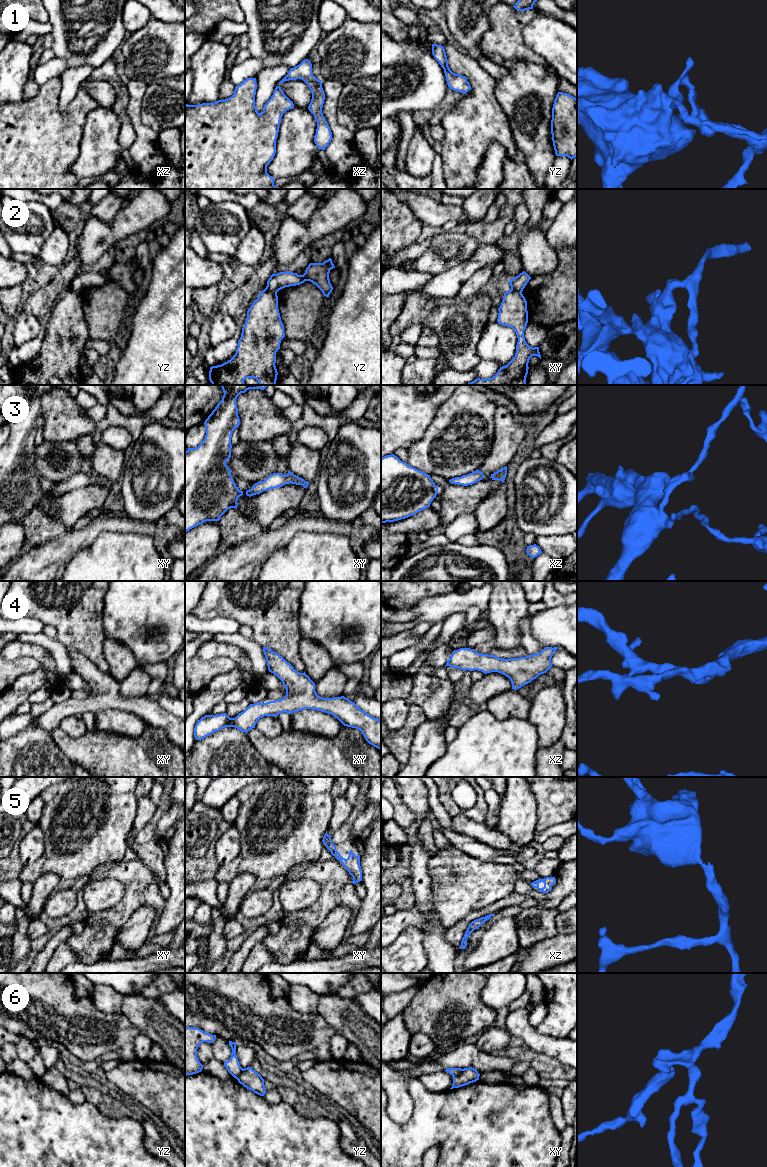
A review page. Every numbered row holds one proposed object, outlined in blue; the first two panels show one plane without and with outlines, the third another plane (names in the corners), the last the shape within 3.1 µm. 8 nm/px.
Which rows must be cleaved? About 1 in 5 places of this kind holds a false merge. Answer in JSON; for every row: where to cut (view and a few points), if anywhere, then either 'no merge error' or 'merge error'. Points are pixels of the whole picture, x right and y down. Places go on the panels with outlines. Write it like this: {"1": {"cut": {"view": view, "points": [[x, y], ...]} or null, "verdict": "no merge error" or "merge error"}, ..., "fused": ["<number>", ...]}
{"1": {"cut": null, "verdict": "no merge error"}, "2": {"cut": {"view": "yz", "points": [[266, 287], [276, 292]]}, "verdict": "merge error"}, "3": {"cut": null, "verdict": "no merge error"}, "4": {"cut": null, "verdict": "no merge error"}, "5": {"cut": null, "verdict": "no merge error"}, "6": {"cut": {"view": "xy", "points": [[462, 1069], [453, 1076]]}, "verdict": "merge error"}, "fused": ["2", "6"]}

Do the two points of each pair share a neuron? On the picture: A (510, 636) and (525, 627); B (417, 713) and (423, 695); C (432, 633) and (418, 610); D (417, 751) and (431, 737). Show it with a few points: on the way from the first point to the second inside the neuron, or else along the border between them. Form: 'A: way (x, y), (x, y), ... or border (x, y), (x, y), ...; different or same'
A: border (528, 615), (520, 623), (521, 646); different
B: border (411, 703), (416, 703), (422, 709), (427, 719); different
C: border (440, 623), (432, 625); different
D: way (420, 748), (428, 740); same

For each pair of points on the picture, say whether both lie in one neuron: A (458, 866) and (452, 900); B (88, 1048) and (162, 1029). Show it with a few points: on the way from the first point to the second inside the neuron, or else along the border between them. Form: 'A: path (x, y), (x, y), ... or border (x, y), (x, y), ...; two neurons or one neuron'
A: path (459, 874), (459, 886), (456, 892); one neuron
B: border (123, 1015), (139, 1032); two neurons

